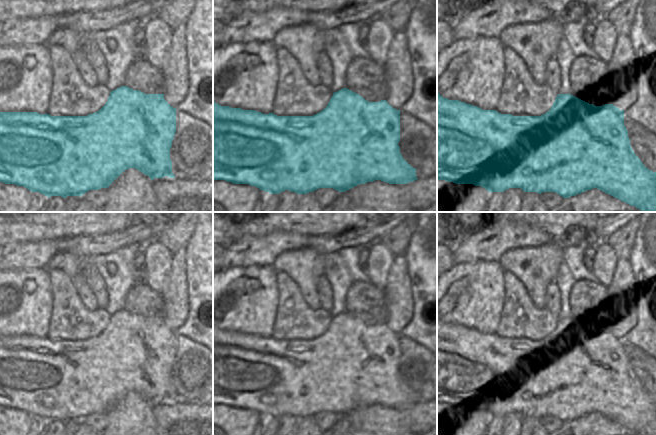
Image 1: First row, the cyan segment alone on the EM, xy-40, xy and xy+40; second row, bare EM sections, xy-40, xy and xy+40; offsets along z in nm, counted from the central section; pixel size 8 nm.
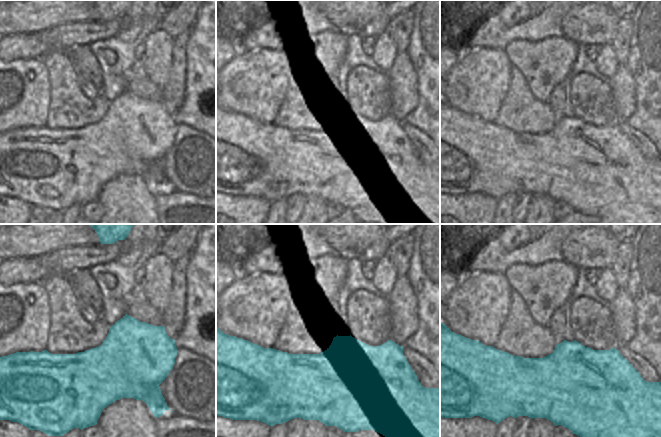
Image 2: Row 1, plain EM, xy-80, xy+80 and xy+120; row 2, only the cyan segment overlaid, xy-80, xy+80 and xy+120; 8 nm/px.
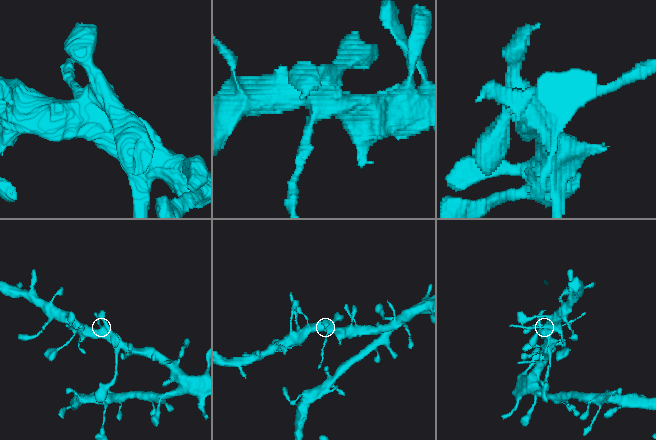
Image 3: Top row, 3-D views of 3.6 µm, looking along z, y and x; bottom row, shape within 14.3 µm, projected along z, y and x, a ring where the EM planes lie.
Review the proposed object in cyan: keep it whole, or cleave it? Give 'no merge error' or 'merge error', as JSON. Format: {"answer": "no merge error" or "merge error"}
{"answer": "merge error"}

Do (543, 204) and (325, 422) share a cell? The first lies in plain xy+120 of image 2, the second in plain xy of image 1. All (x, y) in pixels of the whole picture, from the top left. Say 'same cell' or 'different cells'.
different cells

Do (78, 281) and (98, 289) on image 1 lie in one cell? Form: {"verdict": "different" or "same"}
{"verdict": "different"}

